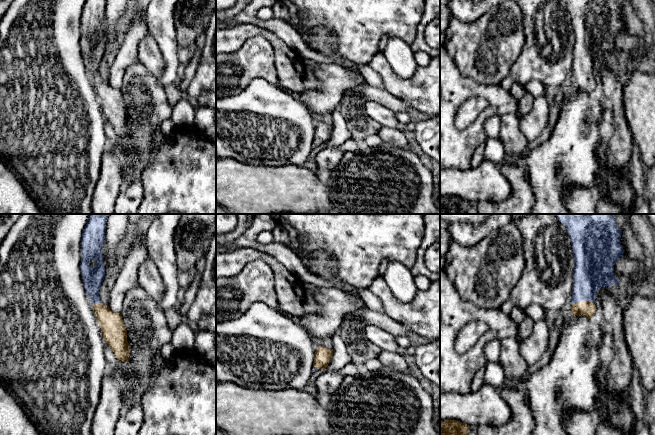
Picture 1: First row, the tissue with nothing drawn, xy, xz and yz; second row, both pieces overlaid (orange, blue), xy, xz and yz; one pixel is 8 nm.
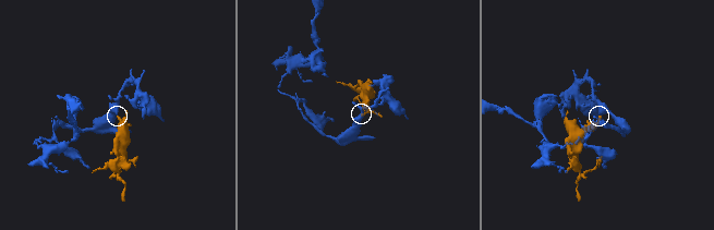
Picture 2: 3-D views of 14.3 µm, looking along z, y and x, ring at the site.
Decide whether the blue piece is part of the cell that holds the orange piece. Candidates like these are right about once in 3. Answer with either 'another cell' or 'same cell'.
same cell

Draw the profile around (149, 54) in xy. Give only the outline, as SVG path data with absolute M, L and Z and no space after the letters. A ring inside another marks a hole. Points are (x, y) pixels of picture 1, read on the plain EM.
M151 35L145 36L139 42L138 58L156 79L161 76L165 63L162 59L160 49Z

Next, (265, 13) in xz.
M268 6L260 8L256 13L256 17L261 21L268 21L274 19L272 7Z

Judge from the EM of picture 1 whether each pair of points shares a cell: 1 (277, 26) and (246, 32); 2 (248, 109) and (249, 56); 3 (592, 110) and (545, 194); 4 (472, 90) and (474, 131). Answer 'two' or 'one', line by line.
1: two
2: two
3: one
4: one

